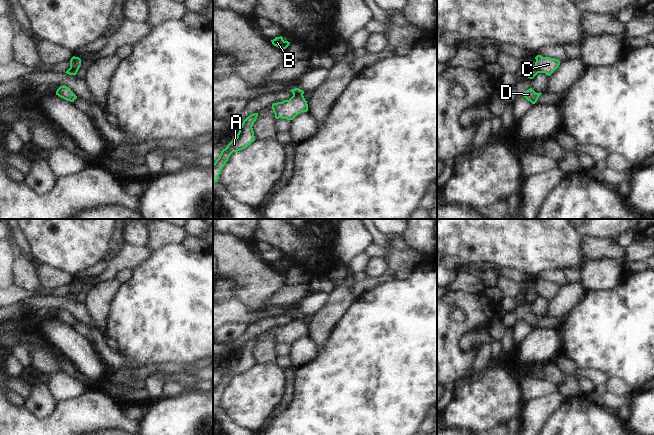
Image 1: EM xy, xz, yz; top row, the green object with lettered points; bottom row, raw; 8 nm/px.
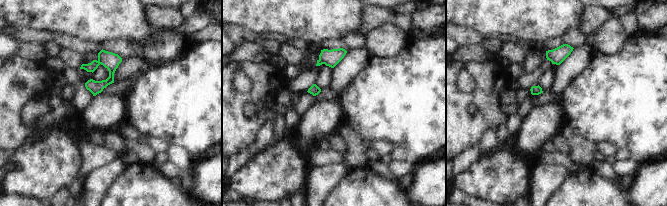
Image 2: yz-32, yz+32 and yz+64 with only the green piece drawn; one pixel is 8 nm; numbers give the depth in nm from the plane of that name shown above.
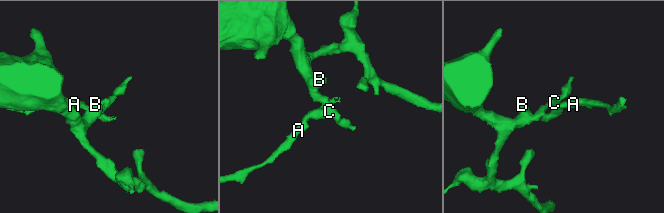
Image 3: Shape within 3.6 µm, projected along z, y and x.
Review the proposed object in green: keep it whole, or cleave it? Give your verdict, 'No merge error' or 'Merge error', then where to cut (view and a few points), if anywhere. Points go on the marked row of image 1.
Merge error. Split along xz (302, 93), (293, 95)

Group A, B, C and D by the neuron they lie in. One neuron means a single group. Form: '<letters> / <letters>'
A C D / B

